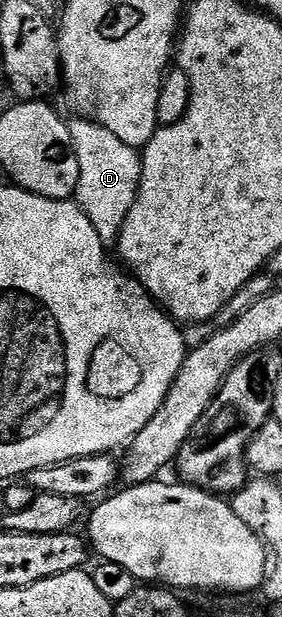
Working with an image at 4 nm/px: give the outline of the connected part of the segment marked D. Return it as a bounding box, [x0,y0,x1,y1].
[69,119,142,243]

